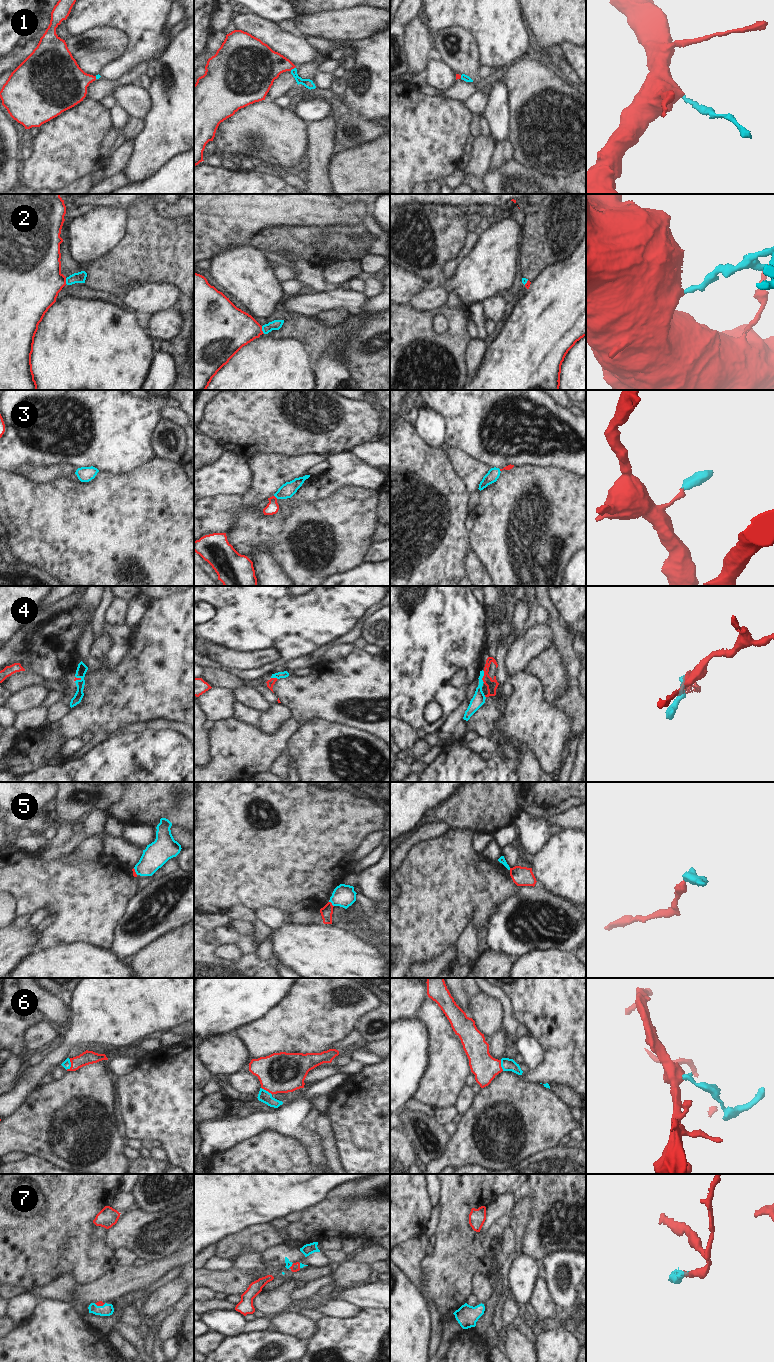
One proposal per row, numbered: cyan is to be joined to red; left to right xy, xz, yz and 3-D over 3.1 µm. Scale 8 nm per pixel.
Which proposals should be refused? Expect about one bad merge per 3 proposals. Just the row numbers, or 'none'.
4, 5

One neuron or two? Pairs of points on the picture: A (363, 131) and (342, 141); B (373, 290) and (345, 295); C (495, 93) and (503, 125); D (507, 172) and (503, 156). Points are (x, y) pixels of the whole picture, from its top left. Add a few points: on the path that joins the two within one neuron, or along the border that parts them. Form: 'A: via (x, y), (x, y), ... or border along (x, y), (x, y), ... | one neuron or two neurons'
A: via (358, 131), (347, 137) | one neuron
B: border along (362, 292), (369, 298) | two neurons
C: via (497, 101), (498, 117) | one neuron
D: border along (512, 157), (496, 167), (490, 167) | two neurons

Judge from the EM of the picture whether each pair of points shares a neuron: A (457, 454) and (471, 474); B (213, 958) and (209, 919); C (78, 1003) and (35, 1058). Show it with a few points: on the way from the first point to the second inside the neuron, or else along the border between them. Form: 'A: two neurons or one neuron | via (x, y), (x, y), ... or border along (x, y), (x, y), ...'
A: one neuron | via (460, 459), (469, 469)
B: two neurons | border along (229, 923), (213, 929), (204, 928)
C: two neurons | border along (43, 1056), (38, 1063), (27, 1066)

